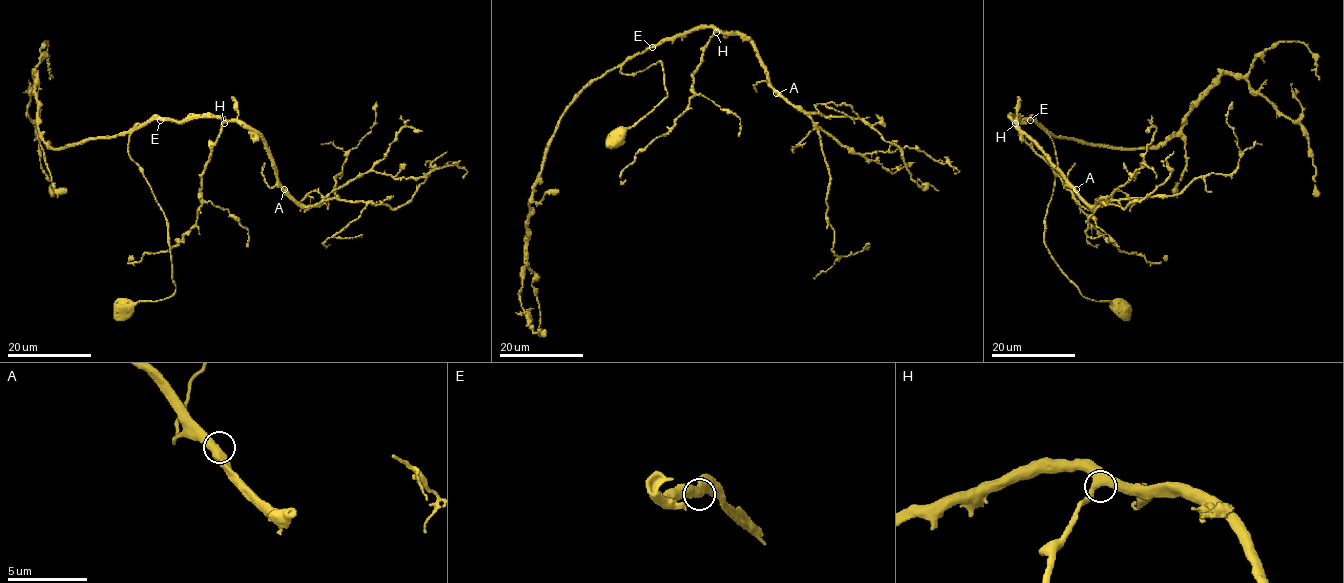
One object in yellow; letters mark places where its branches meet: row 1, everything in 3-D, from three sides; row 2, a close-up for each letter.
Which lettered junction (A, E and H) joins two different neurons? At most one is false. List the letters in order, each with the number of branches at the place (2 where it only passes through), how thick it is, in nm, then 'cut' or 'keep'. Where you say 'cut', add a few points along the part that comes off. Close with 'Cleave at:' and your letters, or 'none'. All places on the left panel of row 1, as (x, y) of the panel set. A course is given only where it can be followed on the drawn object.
A: 2 | 500 nm | keep
E: 2 | 500 nm | keep
H: 2 | 460 nm | keep
Cleave at: none

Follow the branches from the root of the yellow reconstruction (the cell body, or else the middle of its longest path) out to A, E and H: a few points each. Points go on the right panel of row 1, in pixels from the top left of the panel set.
A: (1122, 309), (1085, 298), (1051, 254), (1044, 219), (1057, 174), (1055, 146), (1033, 120), (1011, 117), (1076, 189)
E: (1122, 309), (1109, 301), (1085, 298), (1044, 242), (1044, 219), (1054, 190), (1057, 158), (1053, 140), (1030, 120)
H: (1122, 309), (1085, 298), (1051, 254), (1044, 219), (1057, 174), (1055, 146), (1033, 120), (1011, 117), (1015, 123)

